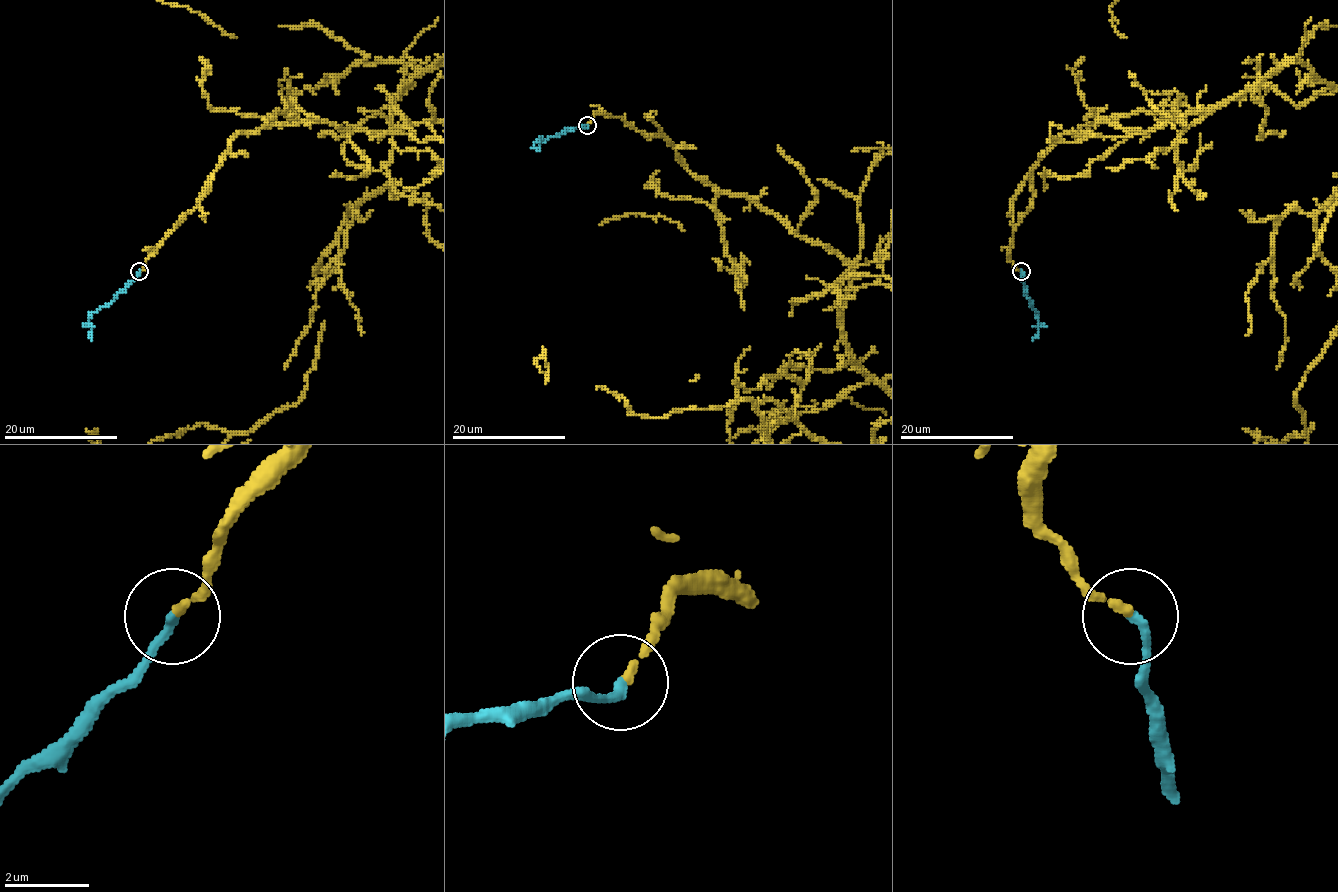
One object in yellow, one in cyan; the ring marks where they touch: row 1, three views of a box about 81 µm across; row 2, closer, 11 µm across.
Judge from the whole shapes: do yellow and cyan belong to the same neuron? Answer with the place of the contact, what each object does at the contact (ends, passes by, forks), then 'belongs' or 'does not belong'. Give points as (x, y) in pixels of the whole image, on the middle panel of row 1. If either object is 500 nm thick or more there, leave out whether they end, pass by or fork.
at (587, 125); yellow ends there; cyan ends there; belongs

